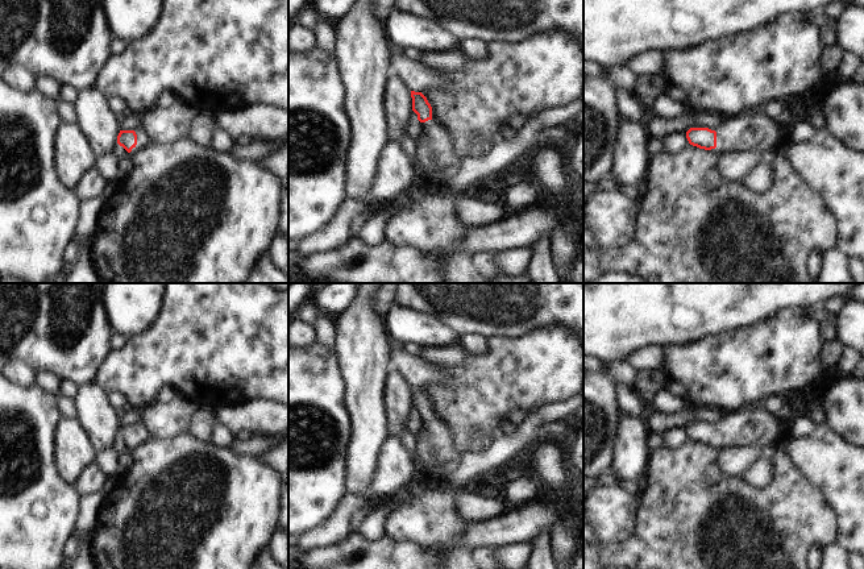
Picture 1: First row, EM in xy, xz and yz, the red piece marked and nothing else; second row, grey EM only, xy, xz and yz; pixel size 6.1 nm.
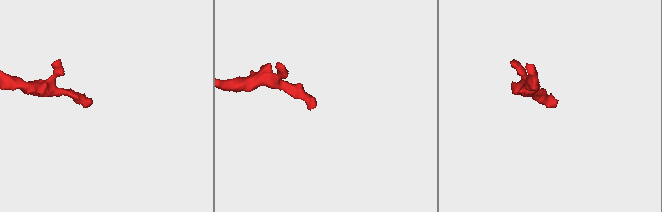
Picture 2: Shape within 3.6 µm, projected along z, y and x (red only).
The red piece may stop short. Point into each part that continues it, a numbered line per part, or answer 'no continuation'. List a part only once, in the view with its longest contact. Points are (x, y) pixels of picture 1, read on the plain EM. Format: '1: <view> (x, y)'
1: xy (142, 435)

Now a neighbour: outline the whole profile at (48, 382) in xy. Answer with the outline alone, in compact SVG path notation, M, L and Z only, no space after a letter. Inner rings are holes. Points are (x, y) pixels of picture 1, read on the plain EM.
M37 371L36 385L45 393L57 396L61 389L61 379L53 373Z

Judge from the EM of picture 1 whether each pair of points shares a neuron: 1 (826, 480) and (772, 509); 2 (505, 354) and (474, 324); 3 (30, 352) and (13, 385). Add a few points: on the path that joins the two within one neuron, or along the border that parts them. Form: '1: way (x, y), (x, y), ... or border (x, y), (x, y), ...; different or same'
1: border (793, 464), (822, 494), (833, 511); different
2: border (519, 337), (489, 337), (486, 340); different
3: border (13, 358), (21, 360), (34, 373); different

